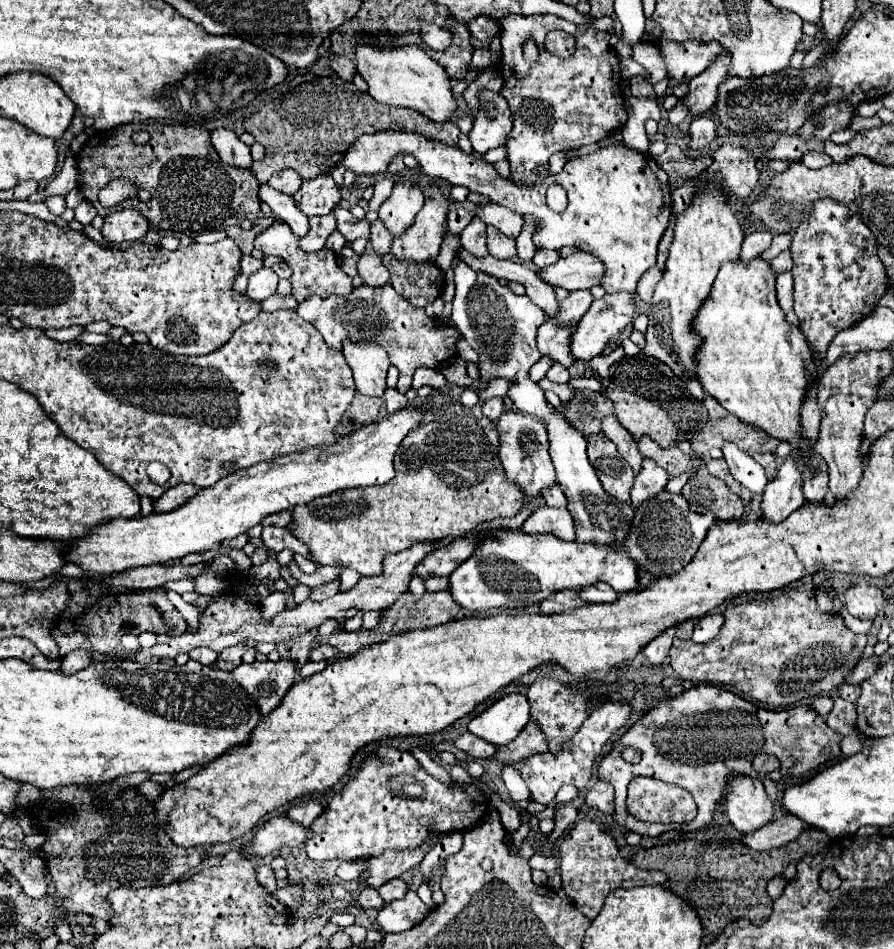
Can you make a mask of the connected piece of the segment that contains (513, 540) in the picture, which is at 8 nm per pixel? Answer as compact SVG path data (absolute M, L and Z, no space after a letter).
M660 491L660 495L654 495L652 499L646 499L642 507L636 507L634 517L632 517L632 527L630 535L626 537L624 543L604 547L598 543L580 543L572 541L566 543L562 539L556 539L552 535L528 535L522 531L498 531L496 535L488 535L482 539L474 555L464 561L452 575L450 575L450 593L458 605L462 605L468 611L490 611L490 609L524 609L528 605L536 605L554 593L558 593L564 587L572 589L582 589L592 583L604 581L614 587L614 591L624 593L624 591L634 591L640 587L640 577L638 573L644 569L648 571L654 579L672 575L686 567L692 557L696 555L700 543L706 537L706 531L710 525L716 521L714 515L708 513L694 513L688 507L688 501L684 499L682 493L670 493L670 491Z

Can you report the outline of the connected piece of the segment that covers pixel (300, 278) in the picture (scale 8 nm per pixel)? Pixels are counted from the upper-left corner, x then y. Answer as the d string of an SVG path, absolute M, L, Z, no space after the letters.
M274 221L268 229L264 229L262 233L256 235L254 239L254 247L260 249L264 255L278 255L282 257L290 269L292 269L292 295L296 297L296 301L304 301L310 295L320 295L320 297L330 297L330 295L350 295L354 291L352 279L342 271L338 255L330 249L320 249L314 253L306 253L300 249L298 245L298 237L292 233L292 229L284 223L284 221Z

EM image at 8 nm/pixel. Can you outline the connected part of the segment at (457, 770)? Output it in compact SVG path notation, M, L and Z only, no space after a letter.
M452 765L450 767L450 777L454 783L472 783L472 777L468 775L468 771L462 765Z

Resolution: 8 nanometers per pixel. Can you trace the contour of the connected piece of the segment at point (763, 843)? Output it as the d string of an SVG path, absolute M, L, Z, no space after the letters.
M774 803L772 823L756 829L752 835L744 835L742 843L754 851L768 851L772 847L782 847L788 841L794 841L806 829L804 821L780 809L780 803Z

